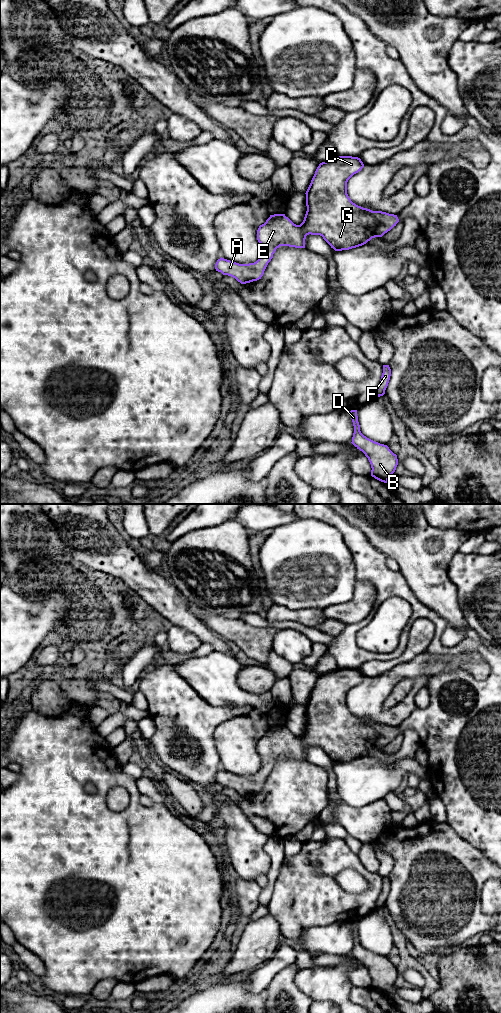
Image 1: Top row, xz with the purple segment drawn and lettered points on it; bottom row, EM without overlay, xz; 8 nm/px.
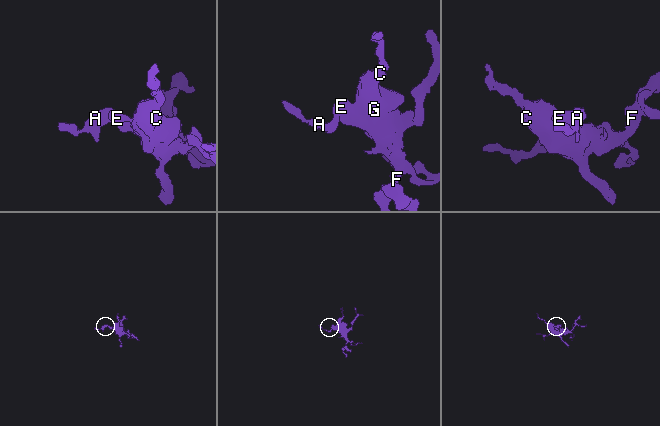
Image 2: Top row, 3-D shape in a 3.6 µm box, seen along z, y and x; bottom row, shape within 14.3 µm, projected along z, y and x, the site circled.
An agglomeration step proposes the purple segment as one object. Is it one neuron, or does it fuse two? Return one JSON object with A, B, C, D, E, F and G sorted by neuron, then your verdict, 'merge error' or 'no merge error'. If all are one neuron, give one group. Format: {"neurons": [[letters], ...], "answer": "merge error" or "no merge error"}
{"neurons": [["A", "B", "C", "D", "E", "F", "G"]], "answer": "no merge error"}

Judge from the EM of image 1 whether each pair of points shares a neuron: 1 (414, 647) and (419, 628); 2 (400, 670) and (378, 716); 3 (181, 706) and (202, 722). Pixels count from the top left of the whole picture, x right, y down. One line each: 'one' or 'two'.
1: one
2: one
3: one

